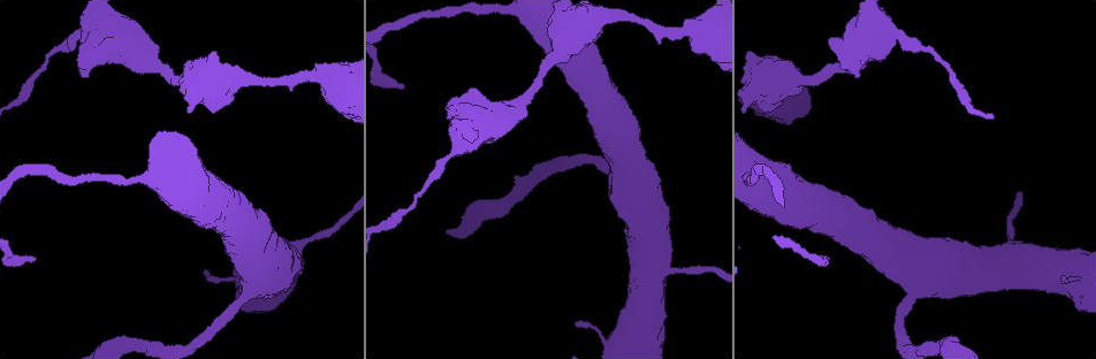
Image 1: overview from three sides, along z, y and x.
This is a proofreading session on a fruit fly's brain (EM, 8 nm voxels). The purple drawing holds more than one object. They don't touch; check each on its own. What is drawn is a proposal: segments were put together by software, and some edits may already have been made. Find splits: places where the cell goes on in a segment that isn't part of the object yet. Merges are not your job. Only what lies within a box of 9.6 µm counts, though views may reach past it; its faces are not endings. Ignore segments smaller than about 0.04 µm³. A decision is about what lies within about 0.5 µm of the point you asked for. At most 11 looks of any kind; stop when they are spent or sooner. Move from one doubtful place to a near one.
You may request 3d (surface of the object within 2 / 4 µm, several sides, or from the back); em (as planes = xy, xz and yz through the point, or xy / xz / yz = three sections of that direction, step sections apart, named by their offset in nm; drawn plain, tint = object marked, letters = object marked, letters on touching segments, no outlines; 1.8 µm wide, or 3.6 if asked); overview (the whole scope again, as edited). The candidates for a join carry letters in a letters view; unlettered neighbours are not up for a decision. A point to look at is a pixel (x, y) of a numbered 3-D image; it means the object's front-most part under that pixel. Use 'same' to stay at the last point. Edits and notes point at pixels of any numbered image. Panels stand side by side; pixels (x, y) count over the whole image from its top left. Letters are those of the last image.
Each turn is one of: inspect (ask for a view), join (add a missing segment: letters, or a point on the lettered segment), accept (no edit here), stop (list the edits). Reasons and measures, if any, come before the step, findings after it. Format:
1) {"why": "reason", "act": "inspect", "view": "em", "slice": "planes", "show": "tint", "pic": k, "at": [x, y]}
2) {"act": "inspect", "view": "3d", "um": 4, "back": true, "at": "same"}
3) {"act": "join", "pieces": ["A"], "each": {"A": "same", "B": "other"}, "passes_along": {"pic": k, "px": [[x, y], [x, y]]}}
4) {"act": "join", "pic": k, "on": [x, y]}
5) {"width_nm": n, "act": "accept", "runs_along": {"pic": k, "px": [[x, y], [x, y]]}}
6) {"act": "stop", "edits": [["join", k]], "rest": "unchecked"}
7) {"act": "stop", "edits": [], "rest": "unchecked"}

{"why": "sudden change in width", "act": "inspect", "view": "em", "um": 3.6, "slice": "planes", "show": "letters", "pic": 1, "at": [920, 280]}

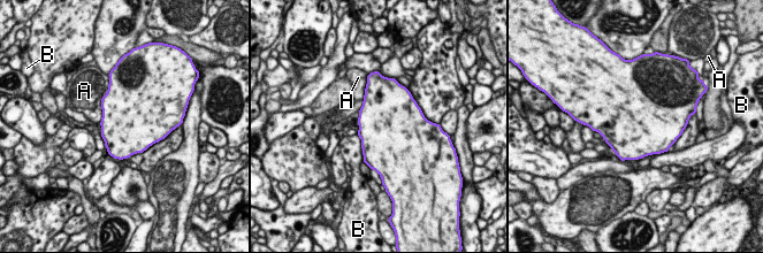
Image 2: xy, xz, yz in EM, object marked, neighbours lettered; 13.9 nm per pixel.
{"width_nm": 850, "act": "accept", "each": {"A": "other", "B": "other"}, "border": {"pic": 2, "px": [[108, 87], [101, 99], [99, 121]]}, "found": "no lettered segment goes on from it"}

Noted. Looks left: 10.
{"act": "inspect", "view": "3d", "um": 4, "back": true, "pic": 1, "at": [858, 75]}

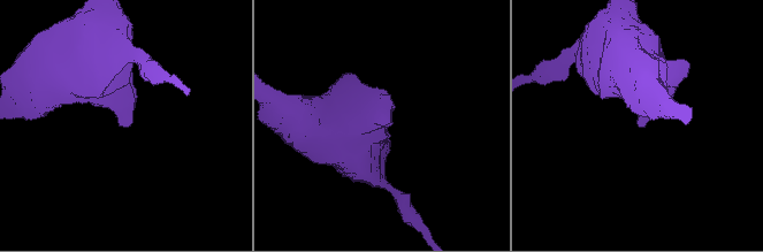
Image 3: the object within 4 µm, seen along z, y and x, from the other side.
{"why": "now the EM", "act": "inspect", "view": "em", "slice": "xz", "step": 16, "show": "letters", "pic": 3, "at": [641, 123]}

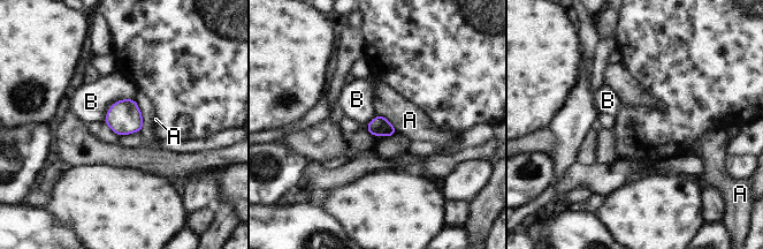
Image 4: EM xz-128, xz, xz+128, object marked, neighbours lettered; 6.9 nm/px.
{"why": "another direction", "act": "inspect", "view": "em", "slice": "planes", "show": "letters", "at": "same"}

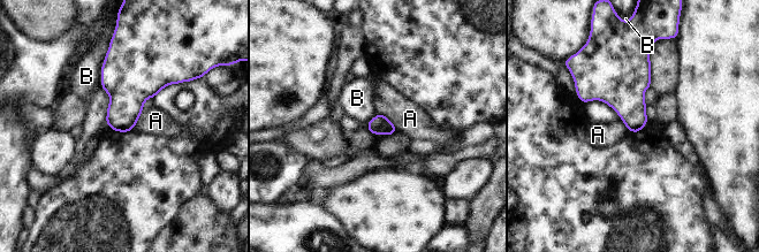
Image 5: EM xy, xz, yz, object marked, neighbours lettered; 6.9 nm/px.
{"act": "accept", "each": {"A": "other", "B": "other"}, "found": "none of them fits"}

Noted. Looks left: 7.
{"why": "calibre changes", "act": "inspect", "view": "3d", "um": 4, "pic": 1, "at": [697, 28]}

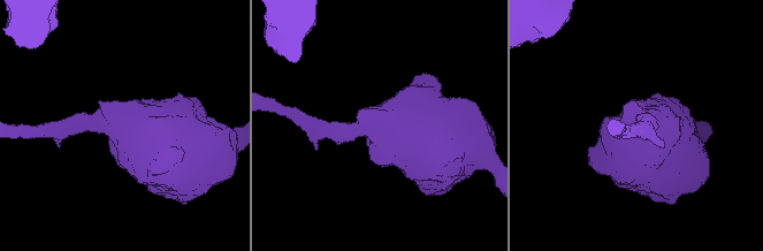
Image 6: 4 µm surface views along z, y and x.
{"act": "inspect", "view": "em", "um": 3.6, "slice": "planes", "show": "letters", "pic": 6, "at": [383, 128]}

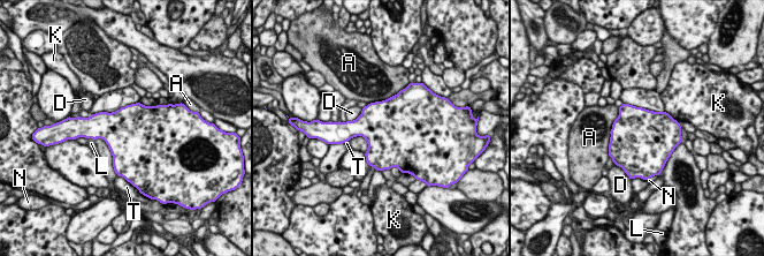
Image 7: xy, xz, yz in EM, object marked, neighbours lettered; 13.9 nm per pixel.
{"longest_contact_nm": ["A", 650], "act": "accept", "each": {"A": "other", "D": "other", "K": "other", "L": "other", "N": "other", "T": "other"}, "border": {"pic": 7, "px": [[363, 108], [358, 117], [346, 121]]}, "found": "none of them fits"}

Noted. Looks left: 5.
{"why": "tapers out", "act": "inspect", "view": "em", "slice": "planes", "show": "letters", "pic": 1, "at": [1062, 277]}

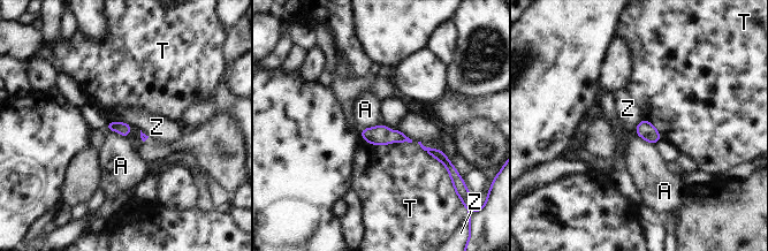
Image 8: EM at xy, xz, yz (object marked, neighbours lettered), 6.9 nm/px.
{"width_nm": 90, "act": "accept", "each": {"A": "other", "T": "other", "Z": "other"}, "border": {"pic": 8, "px": [[113, 120], [129, 123], [132, 127]]}, "found": "none of them fits"}

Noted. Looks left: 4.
{"act": "stop", "edits": [], "rest": "unchecked"}

